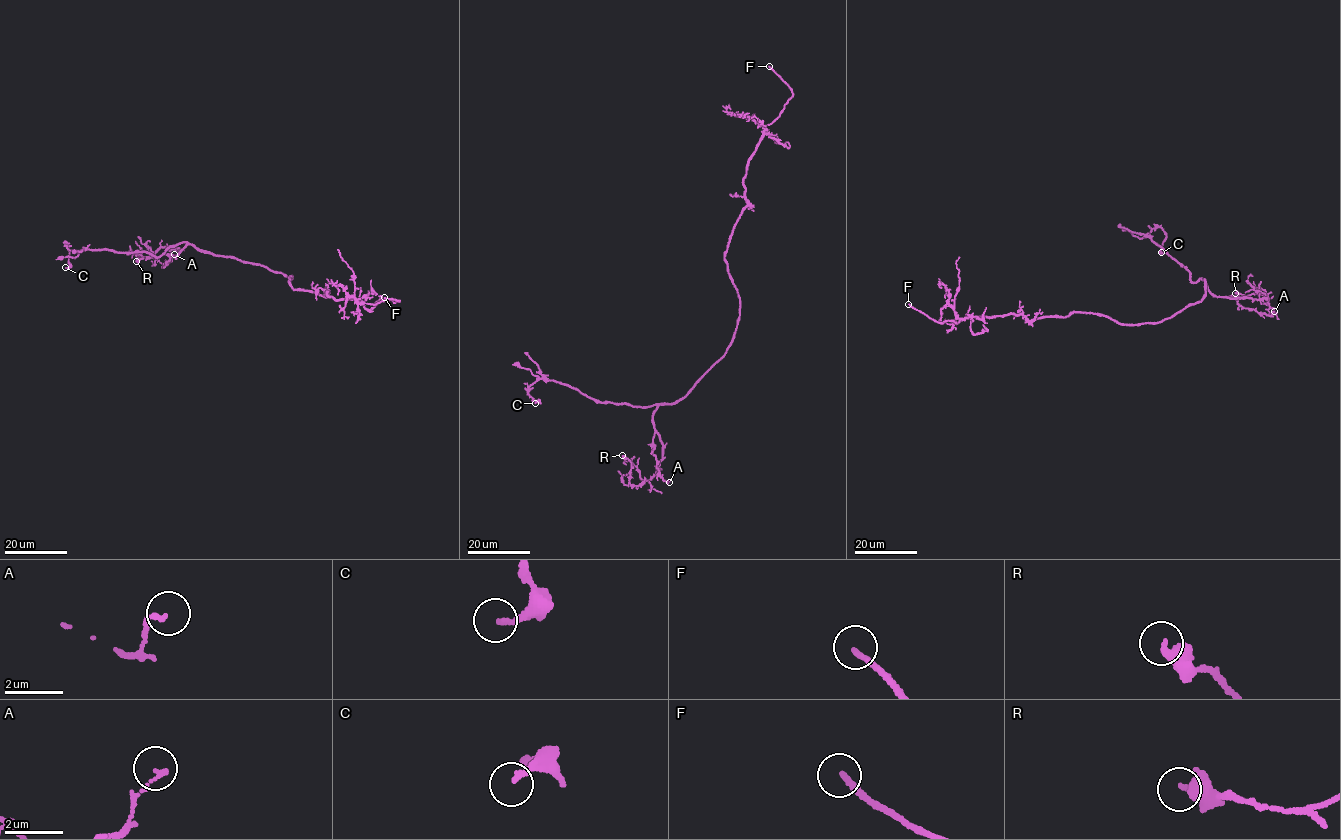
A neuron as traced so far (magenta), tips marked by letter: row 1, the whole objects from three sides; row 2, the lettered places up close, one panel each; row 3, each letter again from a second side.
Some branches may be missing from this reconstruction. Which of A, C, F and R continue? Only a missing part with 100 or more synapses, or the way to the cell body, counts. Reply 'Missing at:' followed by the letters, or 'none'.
Missing at: F

